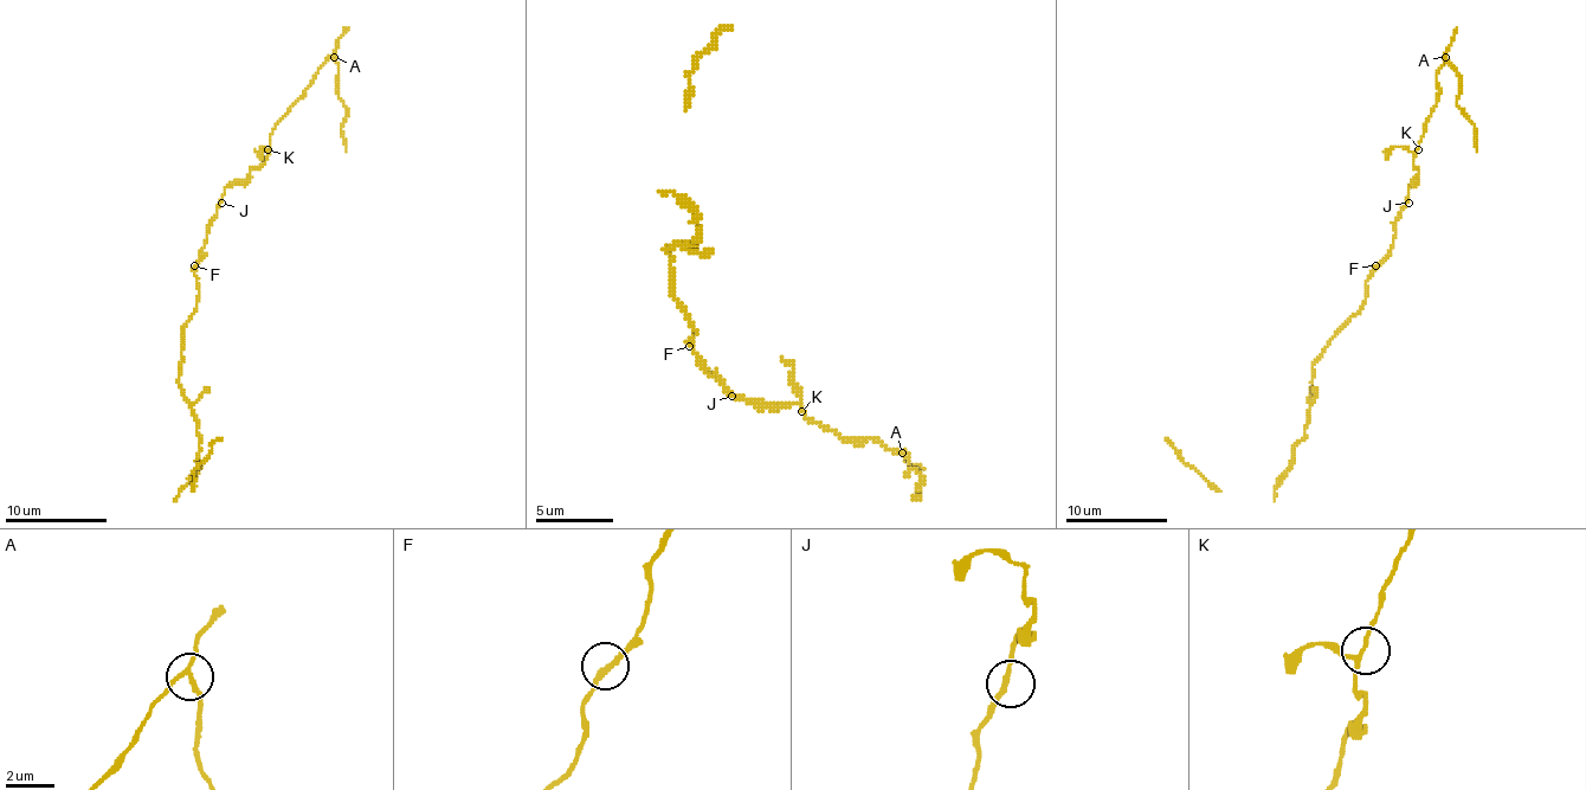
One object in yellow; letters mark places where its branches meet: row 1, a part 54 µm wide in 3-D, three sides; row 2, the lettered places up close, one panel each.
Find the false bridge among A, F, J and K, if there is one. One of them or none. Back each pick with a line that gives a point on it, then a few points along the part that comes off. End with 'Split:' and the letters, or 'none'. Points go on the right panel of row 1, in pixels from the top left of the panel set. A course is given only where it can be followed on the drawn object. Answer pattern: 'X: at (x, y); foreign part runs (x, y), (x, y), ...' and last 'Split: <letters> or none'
A: at (1445, 57); foreign part runs (1446, 58), (1459, 78), (1456, 106), (1474, 126), (1477, 152)
Split: A

